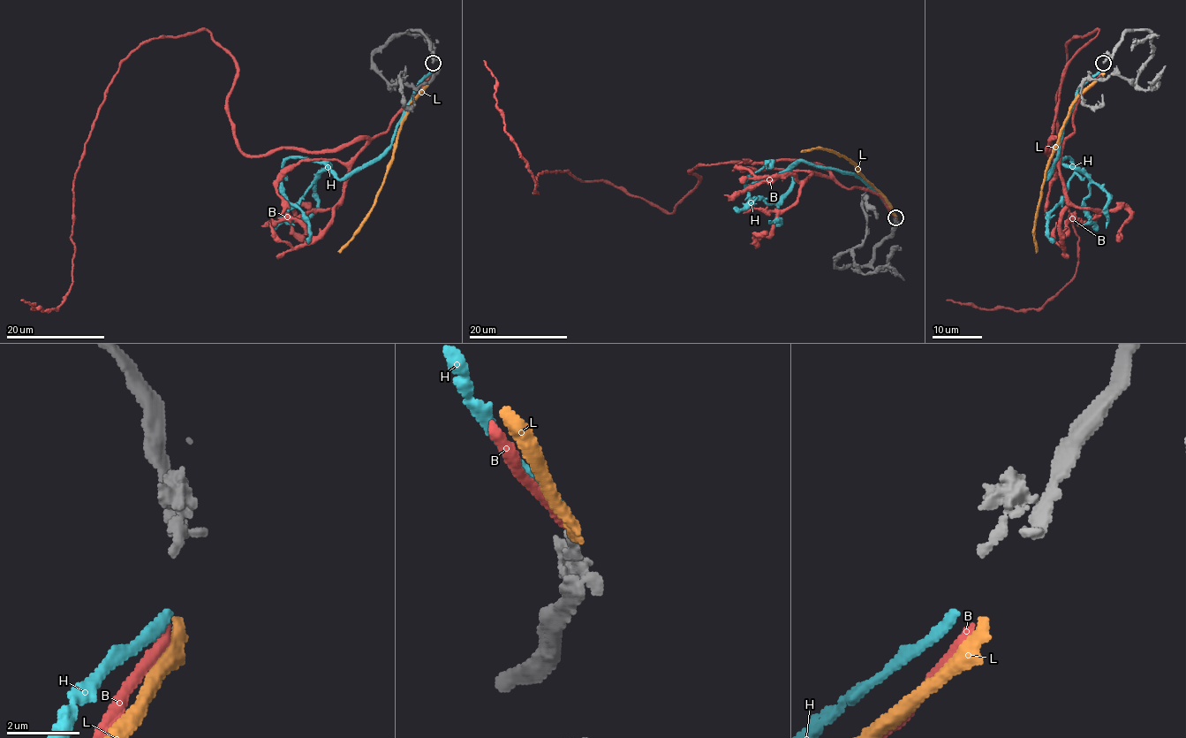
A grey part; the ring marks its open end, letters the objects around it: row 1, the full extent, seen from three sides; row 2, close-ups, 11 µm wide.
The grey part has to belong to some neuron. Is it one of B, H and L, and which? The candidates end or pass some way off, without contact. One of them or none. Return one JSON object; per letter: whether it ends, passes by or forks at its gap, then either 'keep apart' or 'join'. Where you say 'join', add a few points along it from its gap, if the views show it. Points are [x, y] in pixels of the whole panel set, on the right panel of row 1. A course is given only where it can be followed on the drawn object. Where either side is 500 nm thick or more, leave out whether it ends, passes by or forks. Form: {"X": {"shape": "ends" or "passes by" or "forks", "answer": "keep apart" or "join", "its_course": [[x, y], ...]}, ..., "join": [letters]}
{"B": {"shape": "ends", "answer": "keep apart"}, "H": {"shape": "ends", "answer": "keep apart"}, "L": {"shape": "ends", "answer": "join", "its_course": [[1103, 71], [1072, 105], [1061, 130], [1042, 184], [1035, 221], [1034, 240], [1038, 252]]}, "join": ["L"]}

